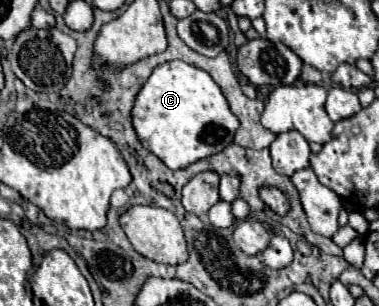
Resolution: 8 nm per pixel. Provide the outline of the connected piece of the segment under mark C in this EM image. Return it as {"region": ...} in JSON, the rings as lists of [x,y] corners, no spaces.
{"region":[[[181,60],[165,62],[153,70],[137,94],[131,116],[141,144],[161,158],[171,170],[185,168],[221,152],[233,142],[239,126],[237,116],[231,112],[213,78],[205,70]]]}

